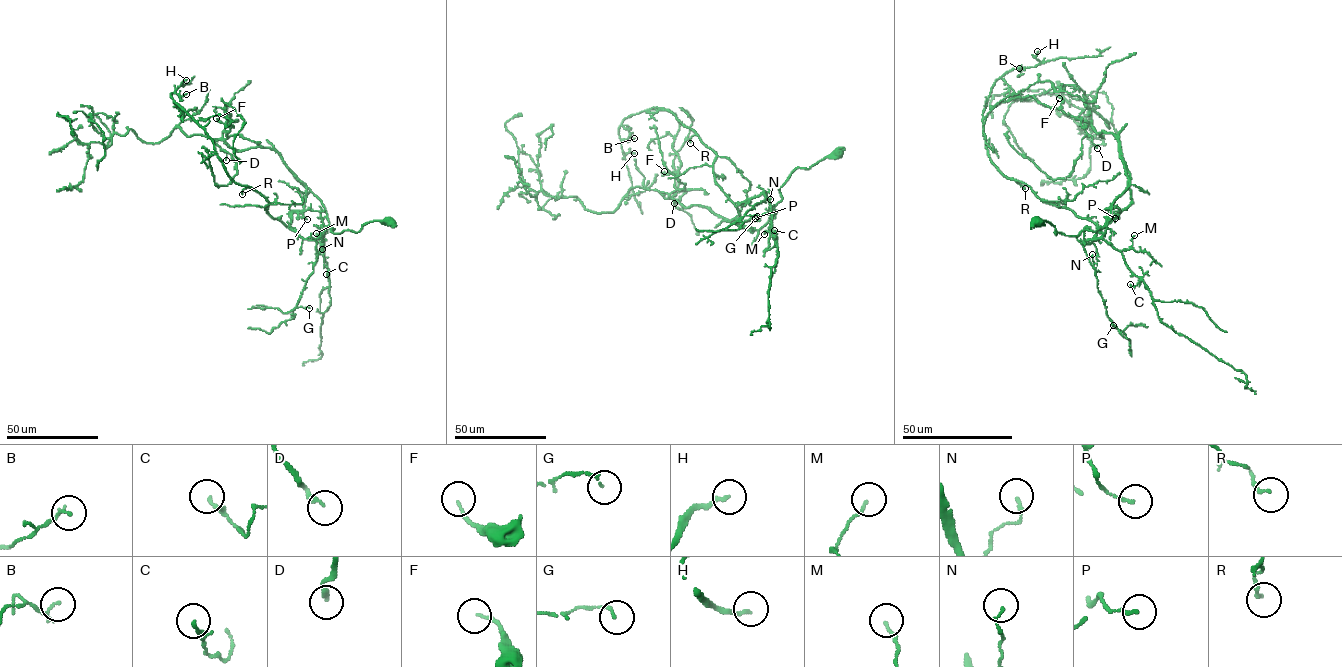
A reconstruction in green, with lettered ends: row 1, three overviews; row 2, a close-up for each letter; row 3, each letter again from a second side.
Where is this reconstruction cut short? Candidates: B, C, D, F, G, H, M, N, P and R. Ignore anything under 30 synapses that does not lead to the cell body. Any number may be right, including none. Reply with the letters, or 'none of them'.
D

